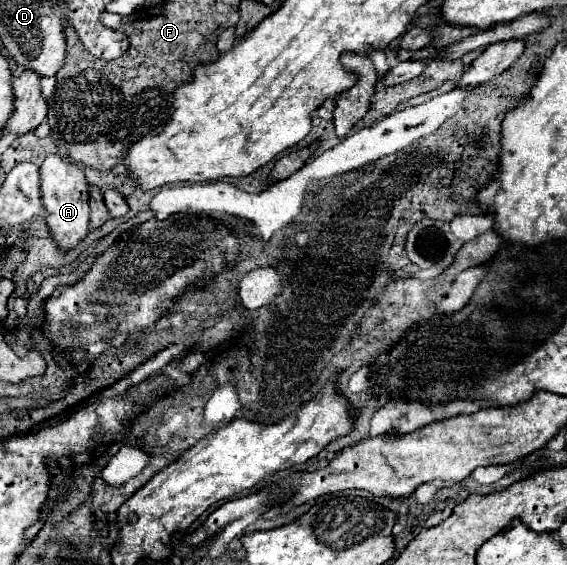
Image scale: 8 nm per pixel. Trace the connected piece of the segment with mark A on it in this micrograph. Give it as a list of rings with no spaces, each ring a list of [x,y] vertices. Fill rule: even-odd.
[[[57,154],[47,156],[41,166],[41,194],[45,204],[45,222],[51,238],[55,240],[59,250],[73,250],[89,232],[89,194],[83,170],[71,162],[65,162]]]

